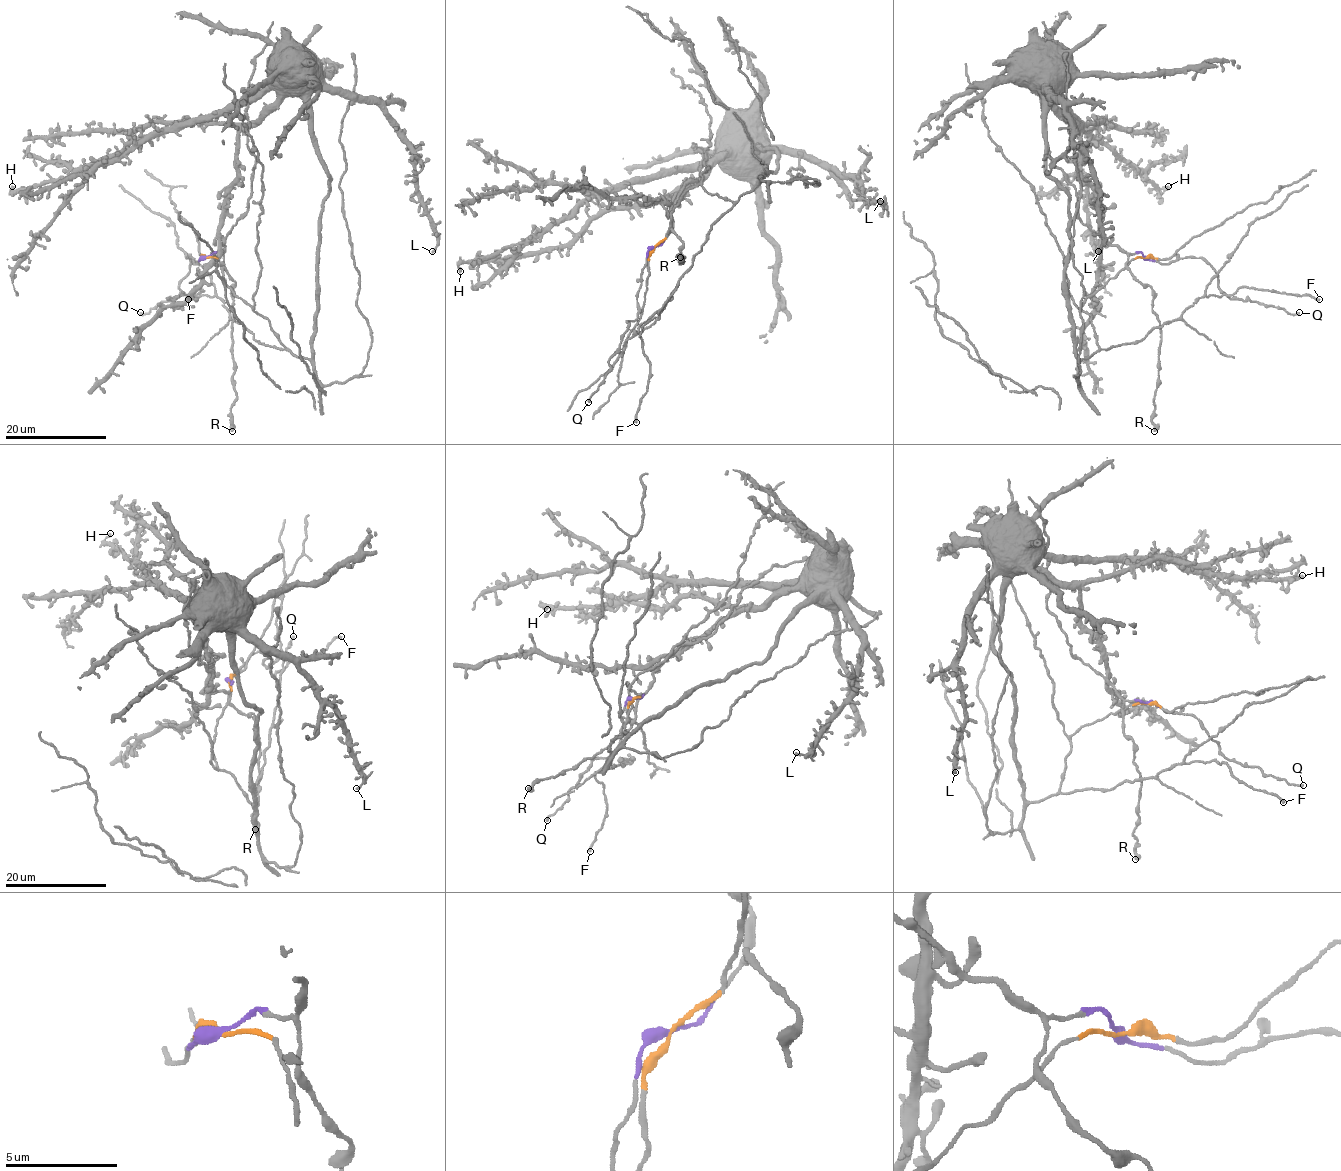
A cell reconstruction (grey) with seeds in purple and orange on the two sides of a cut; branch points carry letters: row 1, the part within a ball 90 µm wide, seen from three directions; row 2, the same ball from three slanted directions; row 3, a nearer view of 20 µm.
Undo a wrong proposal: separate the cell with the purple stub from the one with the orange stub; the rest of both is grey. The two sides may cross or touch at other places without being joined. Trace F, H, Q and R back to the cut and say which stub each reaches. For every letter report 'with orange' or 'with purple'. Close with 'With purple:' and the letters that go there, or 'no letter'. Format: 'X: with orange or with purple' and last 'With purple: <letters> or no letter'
F: with orange
H: with orange
Q: with purple
R: with purple
With purple: Q, R

